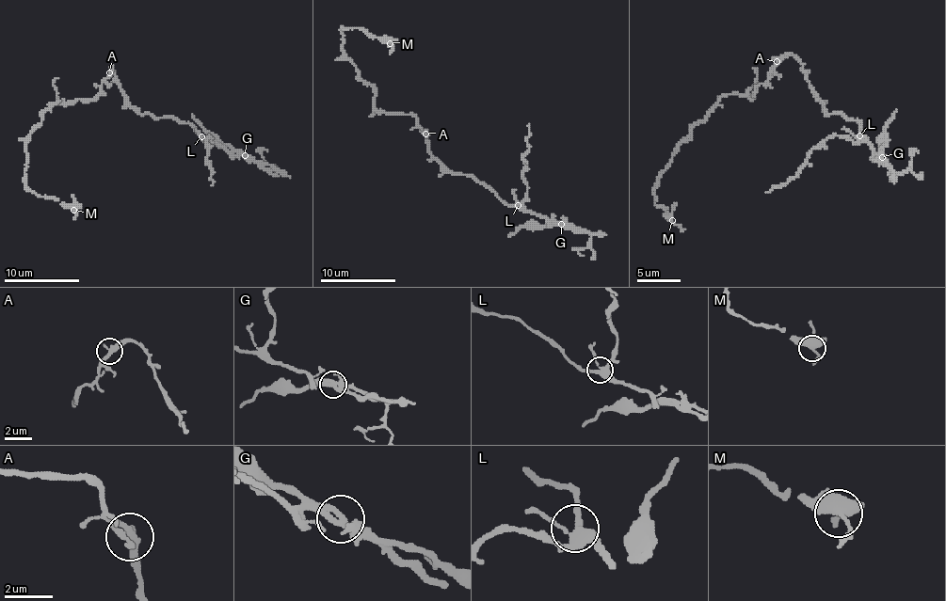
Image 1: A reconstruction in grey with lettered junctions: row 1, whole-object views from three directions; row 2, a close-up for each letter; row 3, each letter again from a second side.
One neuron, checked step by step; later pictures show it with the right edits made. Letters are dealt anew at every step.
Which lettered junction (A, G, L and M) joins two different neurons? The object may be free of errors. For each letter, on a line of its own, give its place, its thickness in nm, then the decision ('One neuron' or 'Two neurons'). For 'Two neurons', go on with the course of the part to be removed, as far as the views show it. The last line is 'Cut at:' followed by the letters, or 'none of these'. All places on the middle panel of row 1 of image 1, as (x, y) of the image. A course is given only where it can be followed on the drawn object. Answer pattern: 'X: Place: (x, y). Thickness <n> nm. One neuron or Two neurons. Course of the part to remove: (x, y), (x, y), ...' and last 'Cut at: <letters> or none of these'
A: Place: (425, 134). Thickness 300 nm. One neuron
G: Place: (561, 224). Thickness 340 nm. Two neurons. Course of the part to remove: (561, 224), (520, 228), (508, 237)
L: Place: (518, 205). Thickness 320 nm. One neuron
M: Place: (390, 43). Thickness 440 nm. One neuron
Cut at: G

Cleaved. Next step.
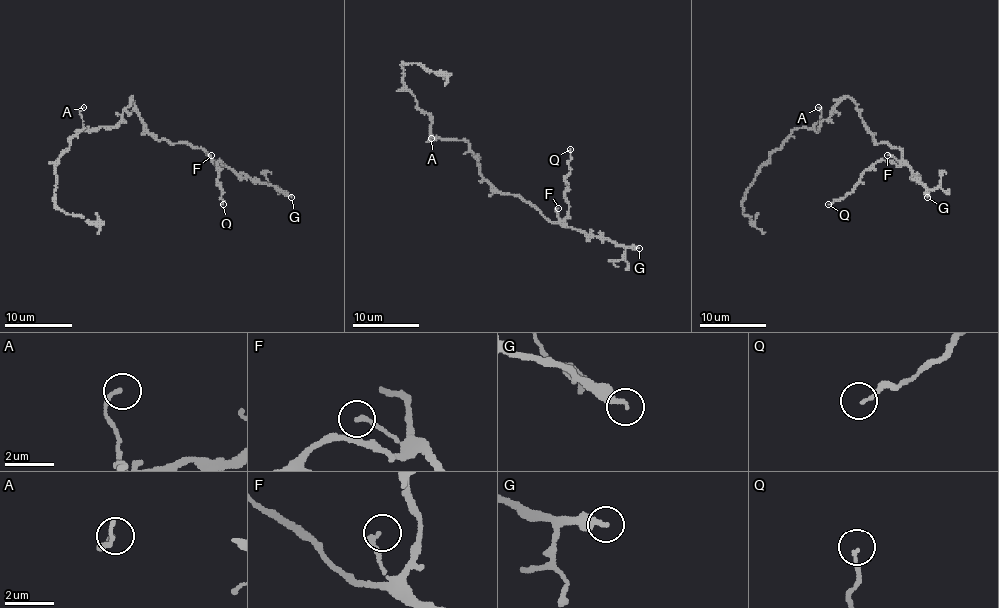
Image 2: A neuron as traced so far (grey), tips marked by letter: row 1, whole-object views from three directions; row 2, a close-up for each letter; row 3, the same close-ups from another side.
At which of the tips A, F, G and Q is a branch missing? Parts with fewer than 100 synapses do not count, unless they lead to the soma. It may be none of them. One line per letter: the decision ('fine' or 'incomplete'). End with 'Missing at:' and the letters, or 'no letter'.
A: fine
F: fine
G: incomplete
Q: fine
Missing at: G

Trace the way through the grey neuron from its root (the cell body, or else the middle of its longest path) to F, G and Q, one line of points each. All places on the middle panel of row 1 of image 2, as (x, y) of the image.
F: (479, 160), (480, 174), (497, 191), (529, 201), (552, 222), (558, 220), (558, 208)
G: (479, 160), (480, 174), (497, 191), (529, 201), (552, 222), (558, 222), (588, 236), (639, 248)
Q: (479, 160), (480, 174), (497, 191), (516, 194), (552, 222), (560, 222), (569, 210), (565, 177), (570, 149)

